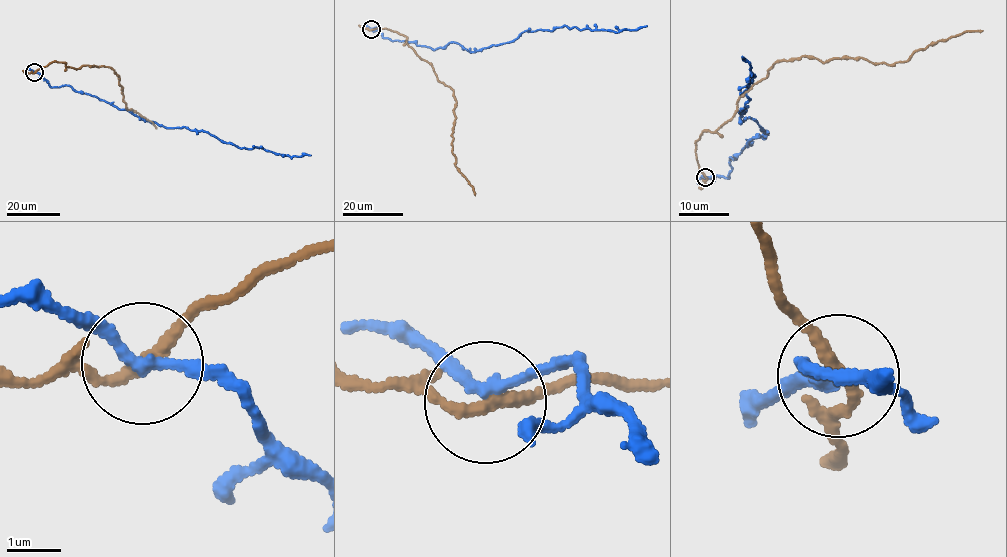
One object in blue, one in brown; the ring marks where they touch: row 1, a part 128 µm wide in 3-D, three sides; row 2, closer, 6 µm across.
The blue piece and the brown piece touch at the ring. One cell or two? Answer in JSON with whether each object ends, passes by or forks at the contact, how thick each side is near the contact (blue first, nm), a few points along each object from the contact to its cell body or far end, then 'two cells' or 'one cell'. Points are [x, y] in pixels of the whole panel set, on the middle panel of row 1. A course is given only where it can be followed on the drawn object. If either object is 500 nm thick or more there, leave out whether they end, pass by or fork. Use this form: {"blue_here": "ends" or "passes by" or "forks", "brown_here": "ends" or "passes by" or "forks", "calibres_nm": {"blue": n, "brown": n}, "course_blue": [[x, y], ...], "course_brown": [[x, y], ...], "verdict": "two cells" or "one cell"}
{"blue_here": "passes by", "brown_here": "passes by", "calibres_nm": {"blue": 190, "brown": 220}, "course_blue": [[371, 29], [392, 40], [434, 49], [456, 42], [474, 52], [525, 31], [564, 26], [617, 33], [647, 25]], "course_brown": [[371, 29], [403, 34], [438, 81], [453, 91], [452, 153], [475, 195]], "verdict": "two cells"}

